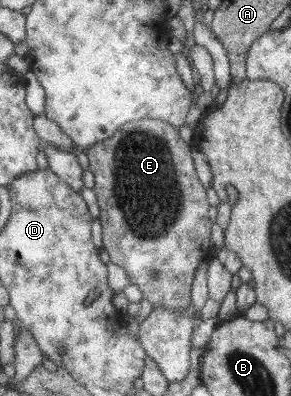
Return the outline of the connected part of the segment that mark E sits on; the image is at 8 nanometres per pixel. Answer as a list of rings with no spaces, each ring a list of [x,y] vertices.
[[[145,118],[122,125],[120,129],[116,130],[116,133],[114,133],[112,137],[91,145],[87,154],[90,171],[95,177],[95,186],[93,190],[97,195],[97,205],[100,208],[99,219],[103,233],[102,249],[108,251],[112,263],[120,265],[120,267],[124,269],[131,283],[138,285],[143,297],[153,305],[153,308],[158,308],[160,305],[163,305],[163,307],[168,308],[168,310],[178,310],[178,312],[182,312],[182,310],[189,311],[188,305],[191,303],[191,287],[194,274],[199,268],[199,265],[206,259],[211,258],[215,251],[213,244],[211,244],[209,240],[210,229],[213,223],[210,221],[210,218],[208,218],[210,209],[206,189],[202,186],[196,175],[194,162],[192,161],[192,155],[190,154],[191,147],[191,145],[187,144],[180,137],[177,127],[161,120]]]

